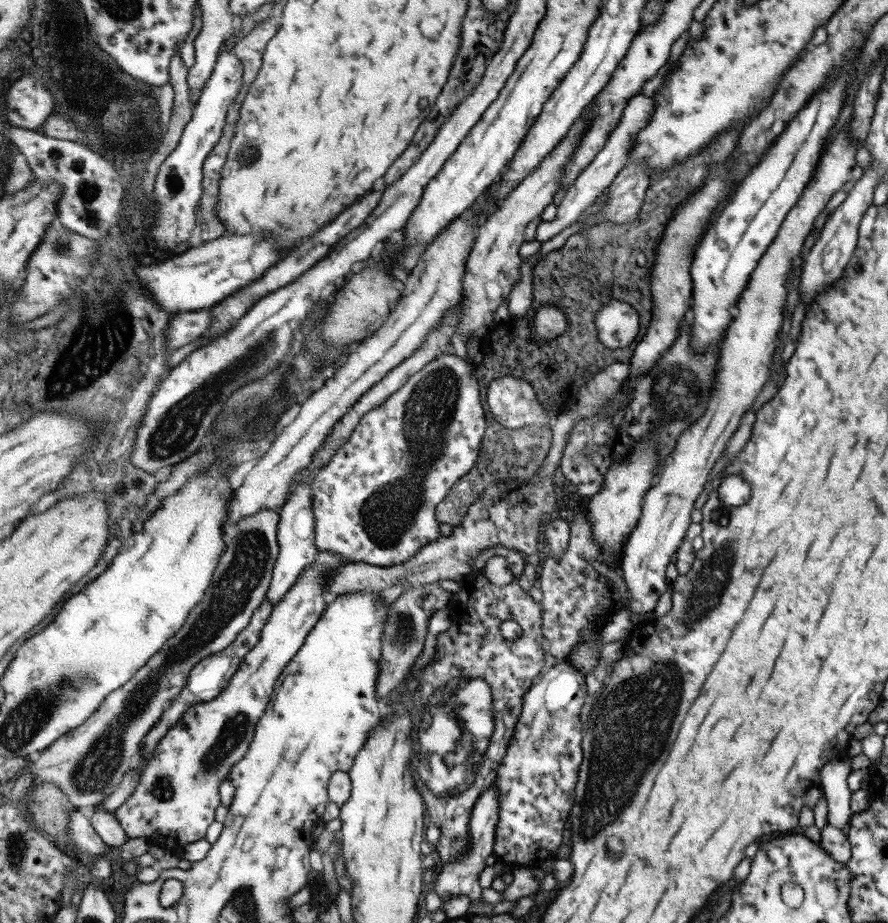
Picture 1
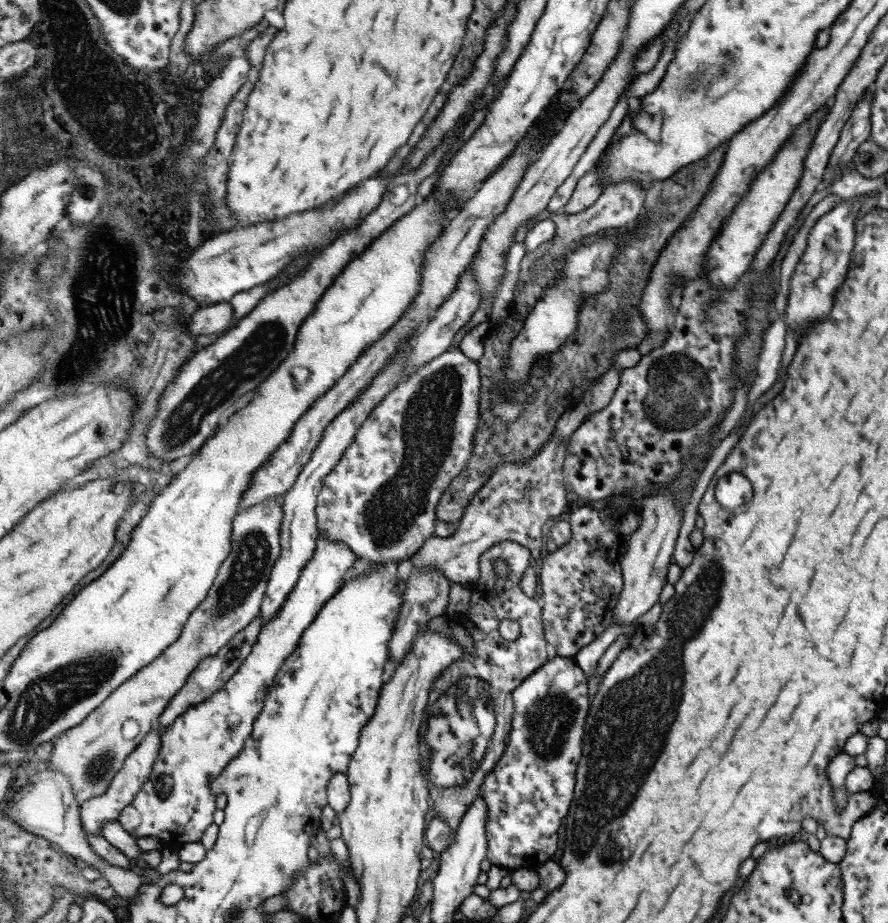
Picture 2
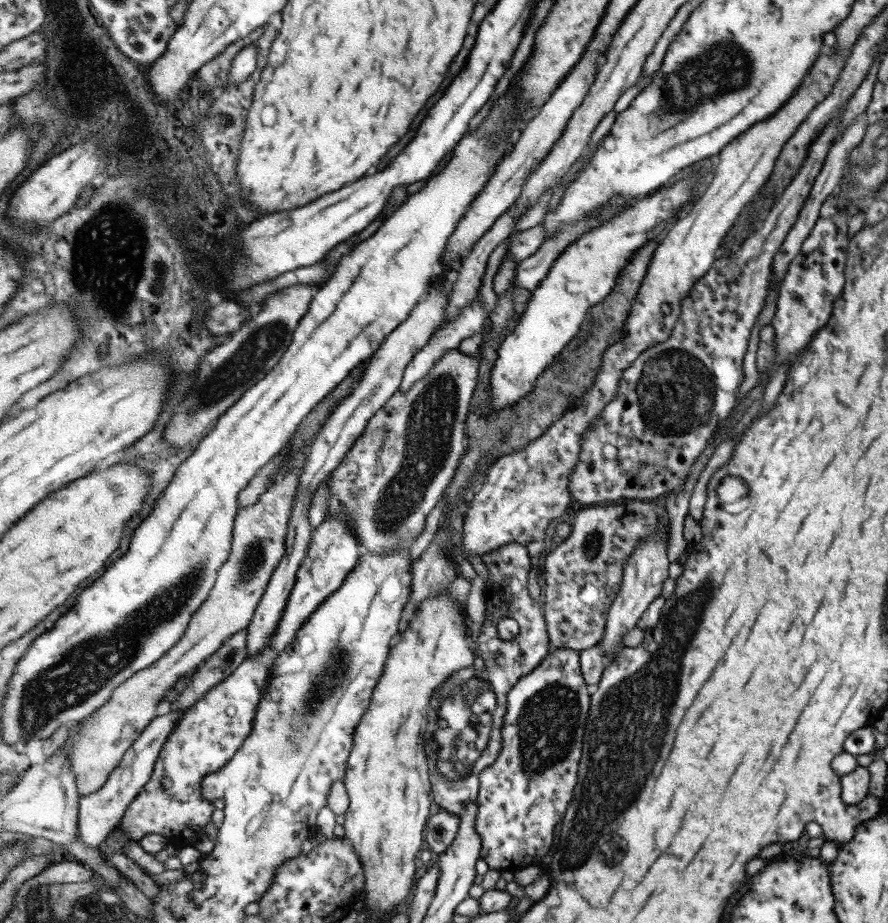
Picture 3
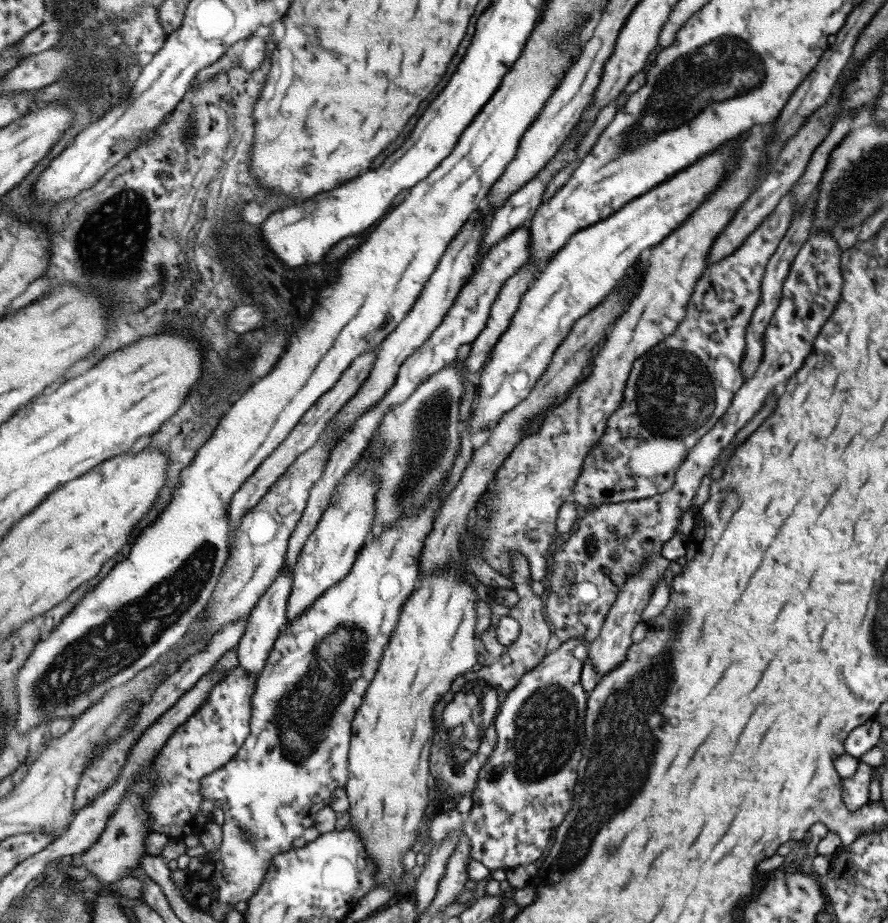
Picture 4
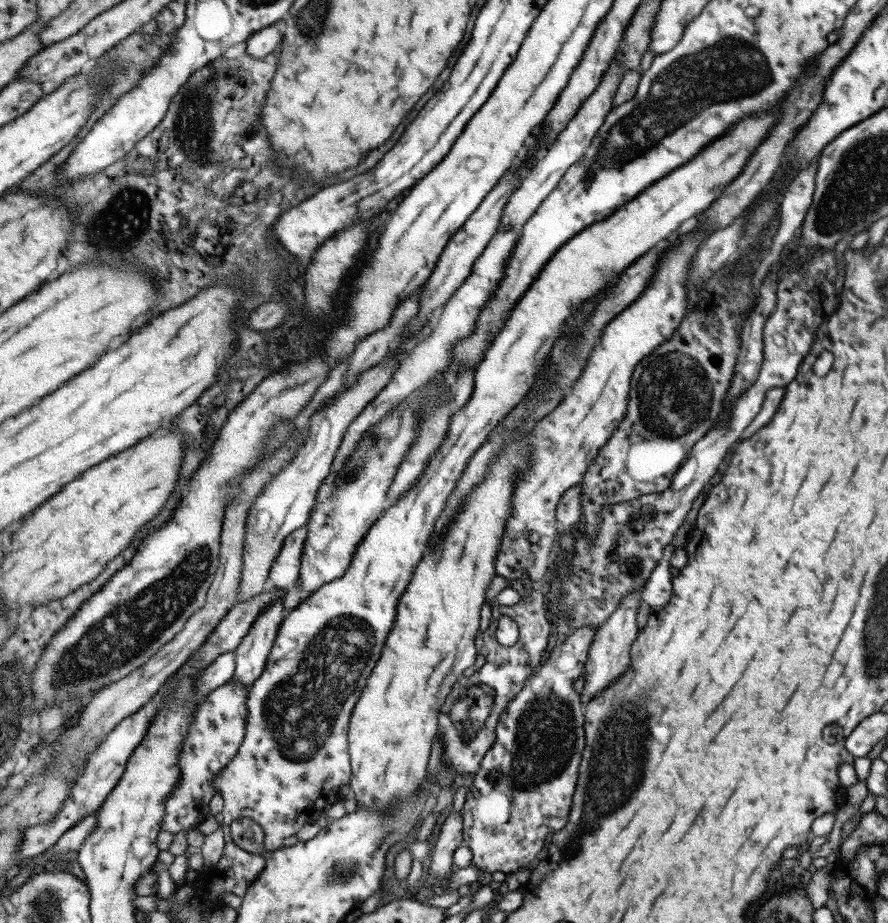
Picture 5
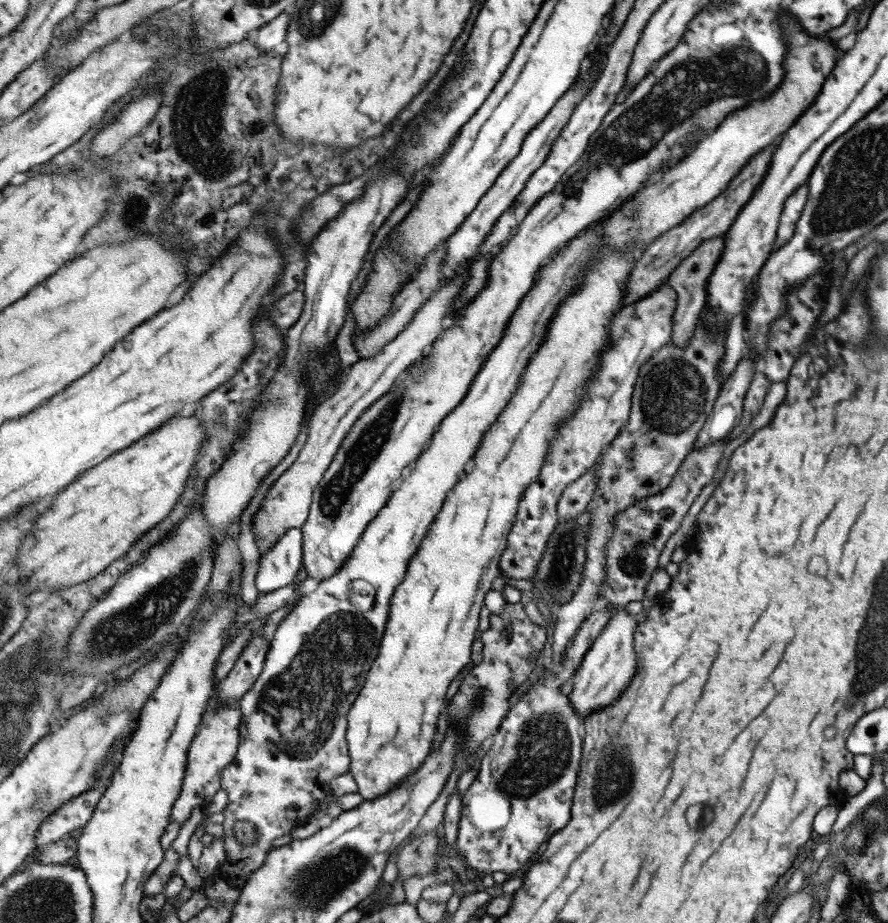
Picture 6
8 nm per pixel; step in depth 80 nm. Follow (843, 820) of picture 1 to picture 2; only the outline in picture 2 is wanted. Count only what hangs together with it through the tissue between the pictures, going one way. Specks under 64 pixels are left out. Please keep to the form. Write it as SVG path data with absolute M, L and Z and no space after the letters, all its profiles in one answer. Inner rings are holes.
M841 752L831 758L824 770L832 788L833 806L838 813L843 811L846 803L845 777L855 767L854 757Z

